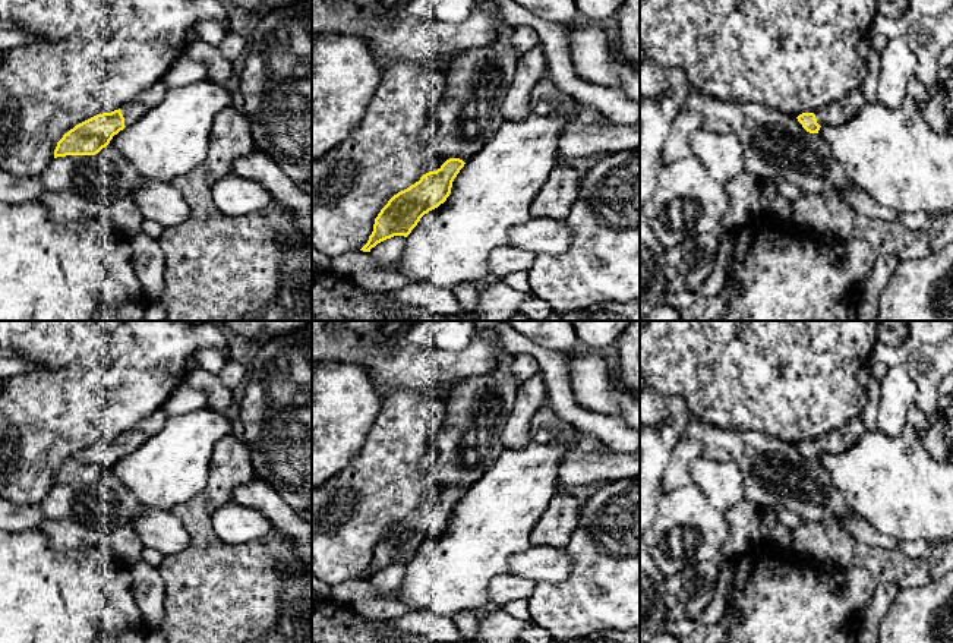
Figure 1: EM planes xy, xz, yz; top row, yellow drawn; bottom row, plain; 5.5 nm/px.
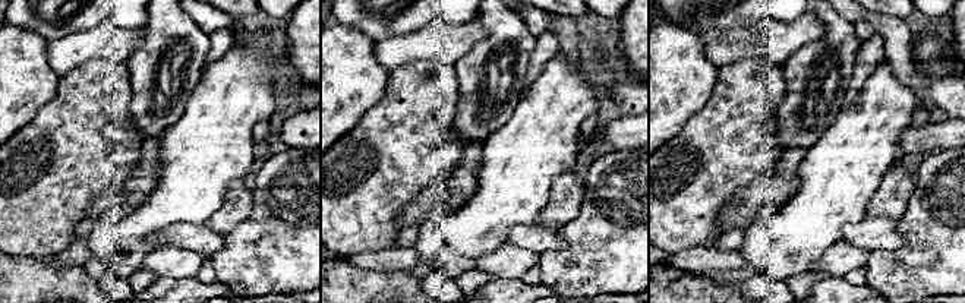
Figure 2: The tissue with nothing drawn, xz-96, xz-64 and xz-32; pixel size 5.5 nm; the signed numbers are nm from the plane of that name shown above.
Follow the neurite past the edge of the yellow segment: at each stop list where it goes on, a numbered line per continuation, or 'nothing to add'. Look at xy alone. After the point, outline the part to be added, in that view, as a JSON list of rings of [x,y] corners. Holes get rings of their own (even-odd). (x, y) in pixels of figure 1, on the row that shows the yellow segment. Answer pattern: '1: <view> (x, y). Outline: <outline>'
1: xy (133, 110). Outline: [[[161,79],[155,82],[149,89],[146,89],[139,98],[126,103],[120,107],[124,117],[124,126],[133,124],[139,120],[148,110],[155,107],[165,97],[170,86]]]

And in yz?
1: yz (838, 113). Outline: [[[861,88],[851,91],[843,100],[815,111],[820,126],[836,126],[849,122],[865,104]]]

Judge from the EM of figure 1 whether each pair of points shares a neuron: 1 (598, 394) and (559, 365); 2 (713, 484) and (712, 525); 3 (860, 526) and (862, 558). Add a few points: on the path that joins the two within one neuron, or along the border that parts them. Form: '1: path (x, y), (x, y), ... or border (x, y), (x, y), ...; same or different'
1: border (567, 355), (568, 384), (573, 399), (578, 406); different
2: border (691, 481), (723, 513); different
3: border (839, 523), (861, 542), (873, 547), (895, 548); different

